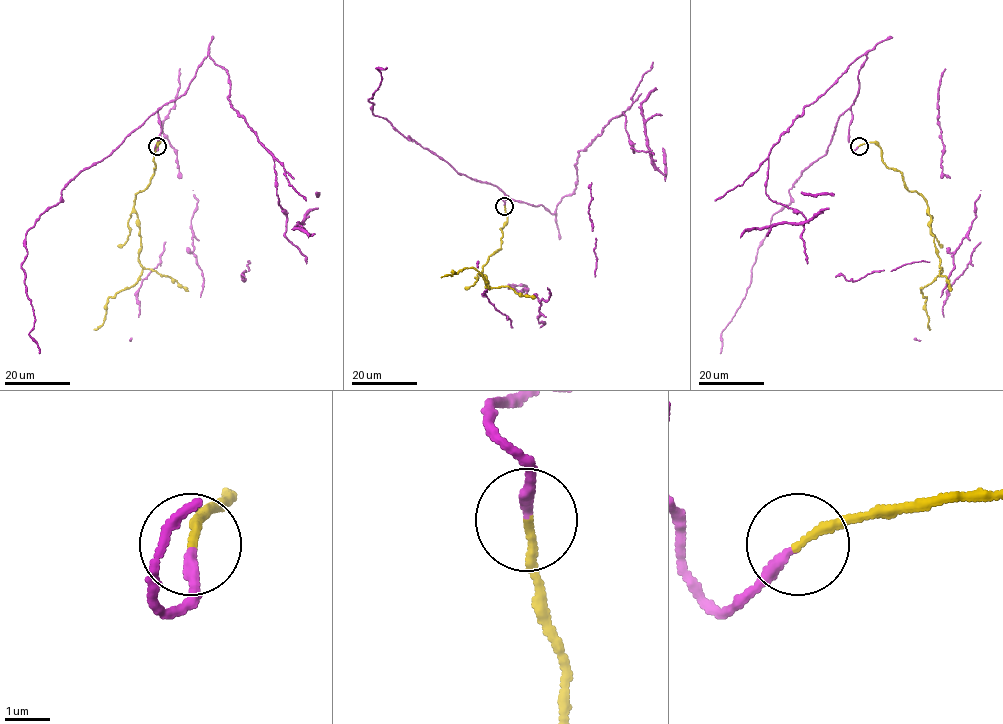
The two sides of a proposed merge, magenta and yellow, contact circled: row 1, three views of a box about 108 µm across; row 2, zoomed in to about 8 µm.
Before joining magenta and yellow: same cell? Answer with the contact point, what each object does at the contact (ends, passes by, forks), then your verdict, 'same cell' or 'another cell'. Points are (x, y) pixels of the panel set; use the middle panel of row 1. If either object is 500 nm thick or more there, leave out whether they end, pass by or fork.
(504, 206) | magenta ends | yellow ends | same cell

